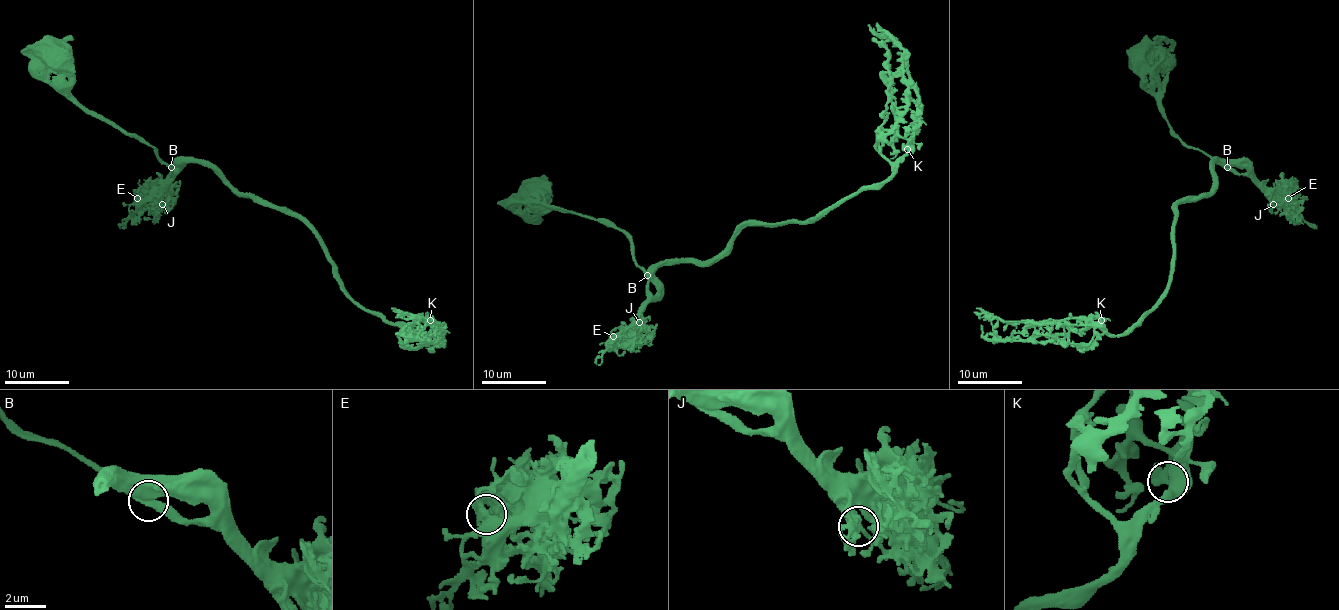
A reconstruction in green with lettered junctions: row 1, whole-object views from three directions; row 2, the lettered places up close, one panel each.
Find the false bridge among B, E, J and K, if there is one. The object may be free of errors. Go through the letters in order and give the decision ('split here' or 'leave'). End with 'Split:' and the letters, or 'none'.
B: leave
E: leave
J: leave
K: leave
Split: none

